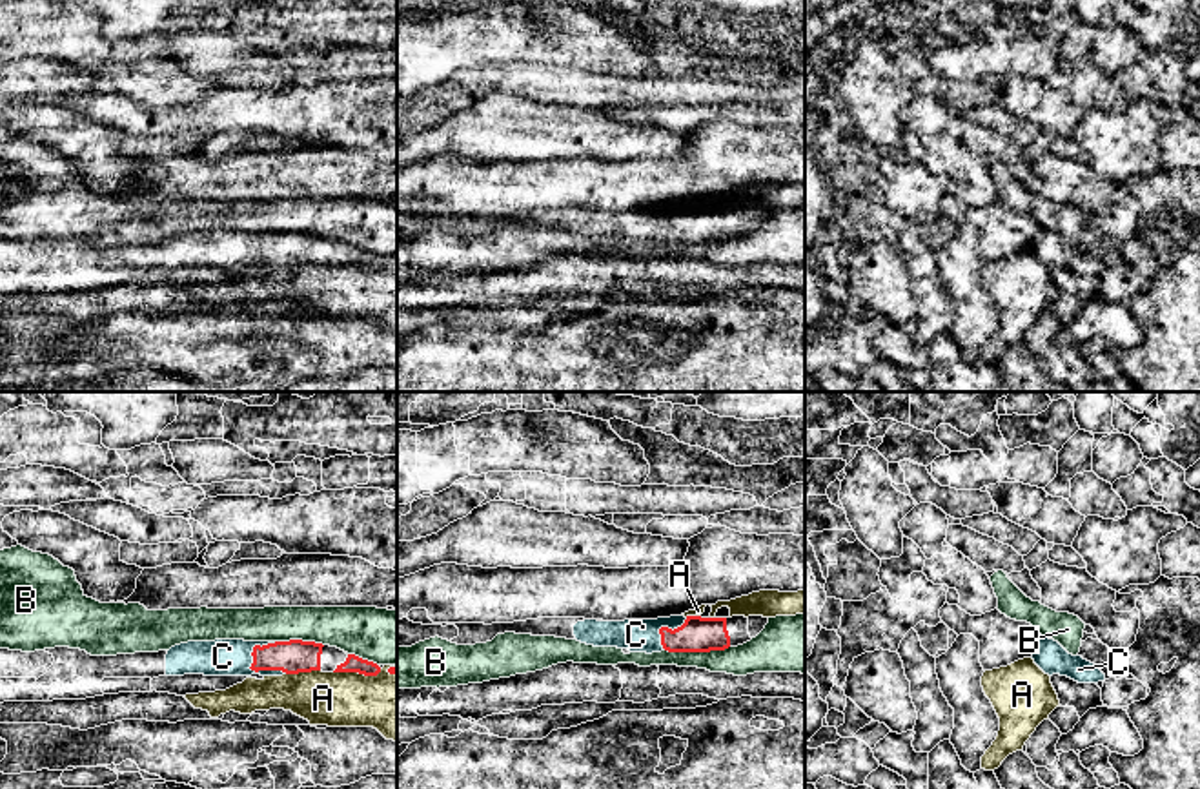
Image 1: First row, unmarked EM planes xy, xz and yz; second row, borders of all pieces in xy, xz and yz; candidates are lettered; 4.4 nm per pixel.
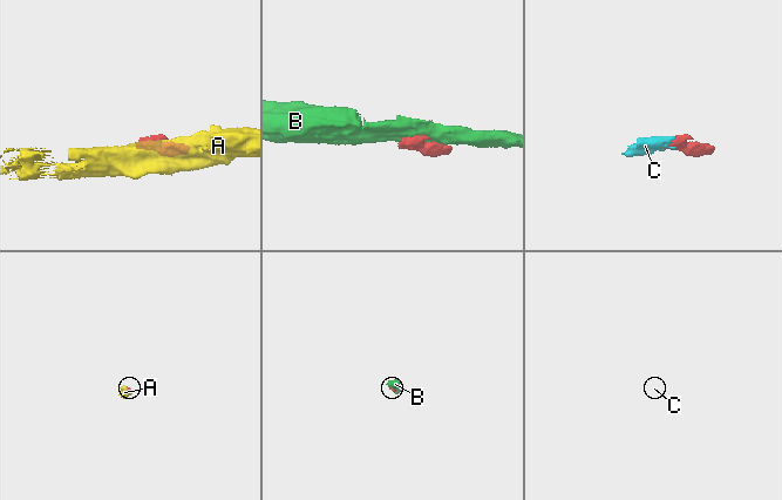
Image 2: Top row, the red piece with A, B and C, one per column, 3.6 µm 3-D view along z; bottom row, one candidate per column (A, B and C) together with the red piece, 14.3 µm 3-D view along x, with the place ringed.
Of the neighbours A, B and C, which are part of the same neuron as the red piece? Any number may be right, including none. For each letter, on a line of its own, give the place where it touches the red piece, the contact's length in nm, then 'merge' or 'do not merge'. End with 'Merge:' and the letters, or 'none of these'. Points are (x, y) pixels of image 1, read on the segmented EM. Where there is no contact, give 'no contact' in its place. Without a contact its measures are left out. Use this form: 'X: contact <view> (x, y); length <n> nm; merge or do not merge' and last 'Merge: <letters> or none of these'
A: contact xy (357, 671); length 220 nm; do not merge
B: contact xz (696, 651); length 280 nm; do not merge
C: contact xy (259, 669); length 200 nm; merge
Merge: C

